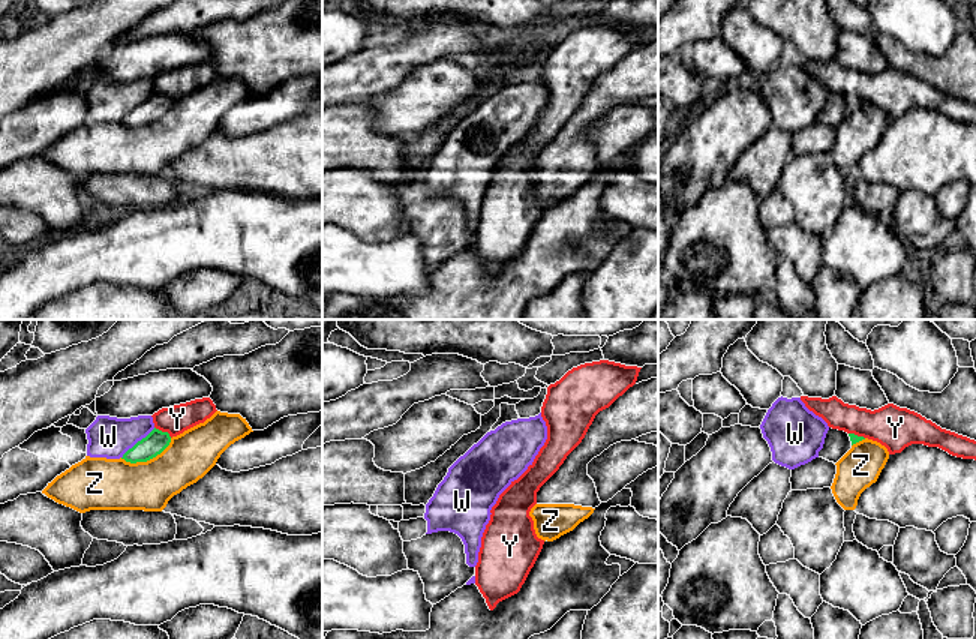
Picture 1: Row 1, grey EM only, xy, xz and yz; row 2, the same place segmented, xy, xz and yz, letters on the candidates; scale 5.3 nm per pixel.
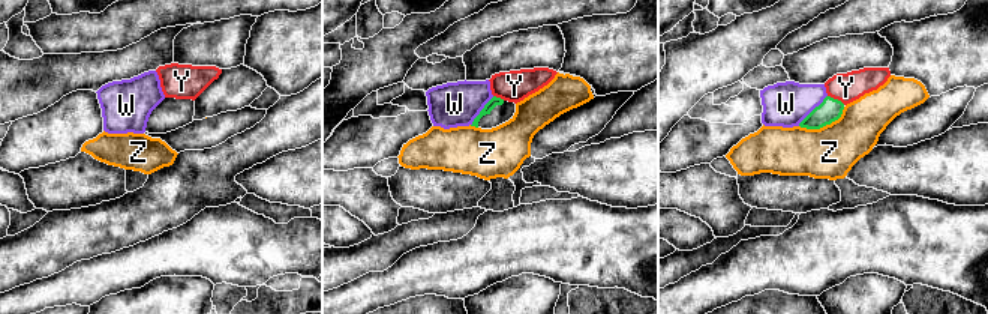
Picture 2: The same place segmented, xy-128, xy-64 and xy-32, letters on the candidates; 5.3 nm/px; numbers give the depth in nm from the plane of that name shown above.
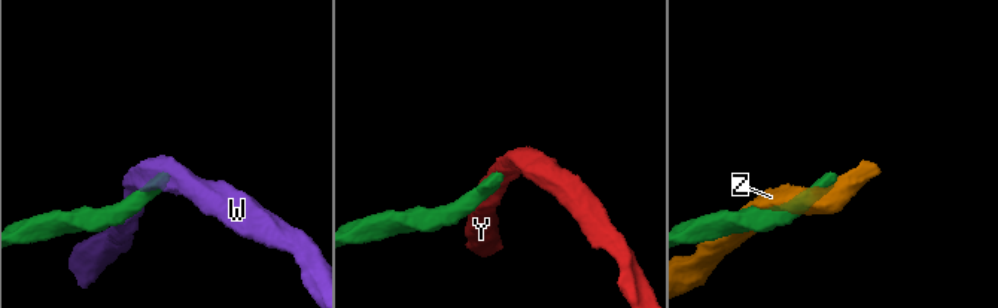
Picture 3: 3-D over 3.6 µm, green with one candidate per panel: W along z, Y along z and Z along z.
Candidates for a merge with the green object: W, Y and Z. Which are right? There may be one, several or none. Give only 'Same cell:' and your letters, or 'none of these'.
Same cell: none of these

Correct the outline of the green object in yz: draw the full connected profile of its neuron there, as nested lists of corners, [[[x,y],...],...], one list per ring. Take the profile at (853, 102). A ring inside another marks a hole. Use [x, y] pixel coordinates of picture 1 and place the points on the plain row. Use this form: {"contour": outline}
{"contour": [[[829,92],[823,112],[819,116],[819,122],[837,128],[852,112],[853,108],[862,104],[865,102]]]}

